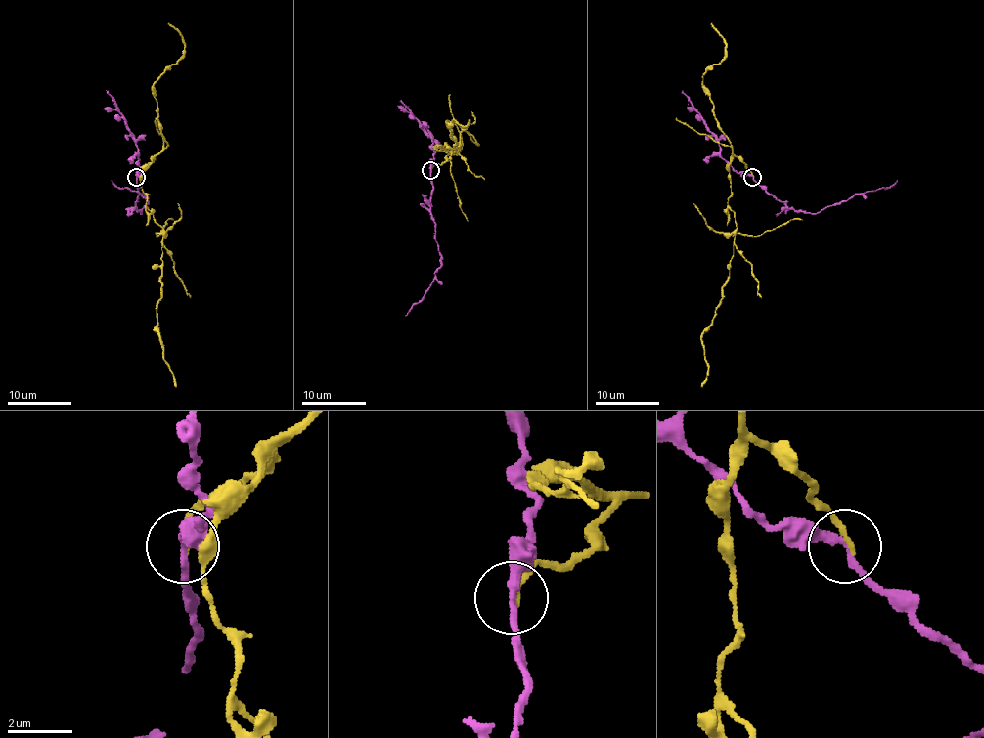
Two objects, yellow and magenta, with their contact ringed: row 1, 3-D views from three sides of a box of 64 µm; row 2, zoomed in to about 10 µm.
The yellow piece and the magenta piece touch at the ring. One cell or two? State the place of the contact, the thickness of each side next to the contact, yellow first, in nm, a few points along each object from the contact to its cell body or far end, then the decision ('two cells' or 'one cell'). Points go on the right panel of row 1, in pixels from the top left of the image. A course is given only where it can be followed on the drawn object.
place (752, 177); calibres 180 and 240 nm; course yellow (753, 176), (735, 157), (730, 165), (728, 208), (736, 229), (730, 278), (702, 335), (707, 380), (700, 386); course magenta (752, 176), (769, 194), (790, 208), (804, 213), (819, 213), (857, 194), (890, 188), (897, 179); two cells

